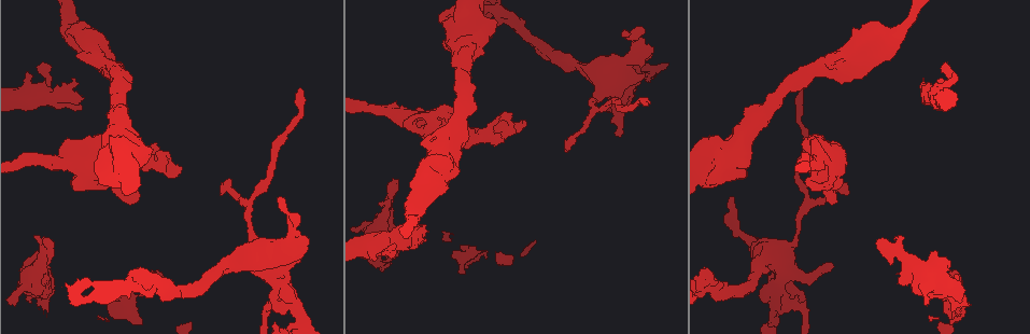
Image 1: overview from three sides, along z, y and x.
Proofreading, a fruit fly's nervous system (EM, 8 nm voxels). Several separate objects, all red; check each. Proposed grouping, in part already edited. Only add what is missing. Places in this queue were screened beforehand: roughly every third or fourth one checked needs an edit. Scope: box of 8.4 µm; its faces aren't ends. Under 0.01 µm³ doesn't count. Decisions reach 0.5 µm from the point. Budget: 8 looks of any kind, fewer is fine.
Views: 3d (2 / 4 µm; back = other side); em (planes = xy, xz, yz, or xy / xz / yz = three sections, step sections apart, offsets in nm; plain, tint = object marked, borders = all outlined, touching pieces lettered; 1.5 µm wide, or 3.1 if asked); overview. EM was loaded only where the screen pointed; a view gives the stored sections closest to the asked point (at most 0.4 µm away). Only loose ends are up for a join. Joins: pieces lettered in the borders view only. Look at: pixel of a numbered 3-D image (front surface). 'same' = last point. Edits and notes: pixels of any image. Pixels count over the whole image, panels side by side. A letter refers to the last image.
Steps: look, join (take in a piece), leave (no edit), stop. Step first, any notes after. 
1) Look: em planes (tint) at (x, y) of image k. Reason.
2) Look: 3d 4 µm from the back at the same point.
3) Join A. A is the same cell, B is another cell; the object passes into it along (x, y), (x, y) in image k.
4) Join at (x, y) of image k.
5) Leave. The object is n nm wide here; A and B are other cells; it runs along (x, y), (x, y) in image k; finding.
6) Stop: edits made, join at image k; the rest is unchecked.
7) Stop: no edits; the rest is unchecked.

Look: em planes (tint) at (86, 29) of image 1. An open end.

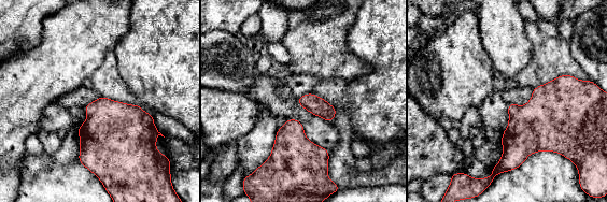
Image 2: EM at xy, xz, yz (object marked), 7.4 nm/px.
Look: em planes (borders) at the same point.

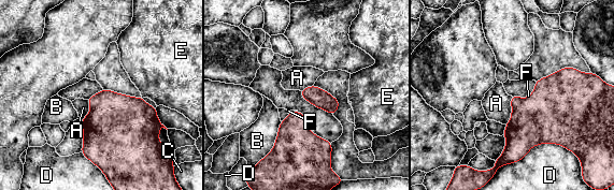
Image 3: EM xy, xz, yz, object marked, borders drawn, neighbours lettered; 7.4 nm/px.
Join F. The longest contact is with D, 500 nm; F is the same cell, A, B, C, D and E are other cells; it goes on there.

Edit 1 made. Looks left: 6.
Look: overview. Redraw.

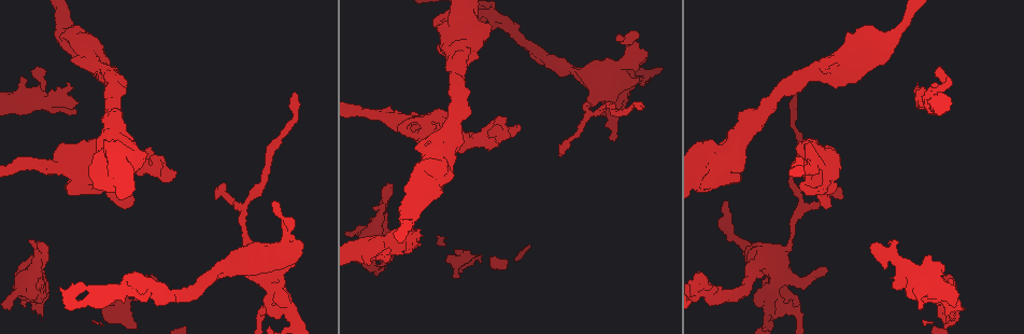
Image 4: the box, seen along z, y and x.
Look: 3d 4 µm at (823, 267) of image 4.

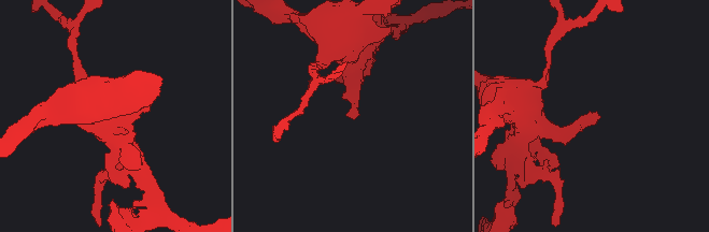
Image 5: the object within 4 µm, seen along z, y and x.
Look: em yz step 8 (borders) at (595, 114) of image 5.

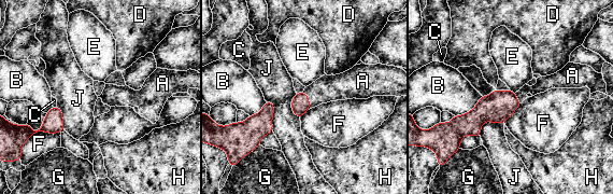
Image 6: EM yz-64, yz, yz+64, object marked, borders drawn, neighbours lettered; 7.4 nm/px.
Look: em planes (borders) at the same point. Another direction.

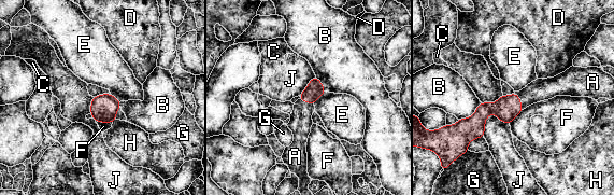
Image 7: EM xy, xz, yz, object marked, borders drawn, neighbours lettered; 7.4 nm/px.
Join A. The longest contact is with J, 220 nm; A is the same cell, B, C, D, E, F, G, H and J are other cells; the object passes into it along (507, 108), (519, 100), (541, 89) in image 7; it goes on there.

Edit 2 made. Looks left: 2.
Stop: edits made, join at image 3, join at image 7; the rest is unchecked.

